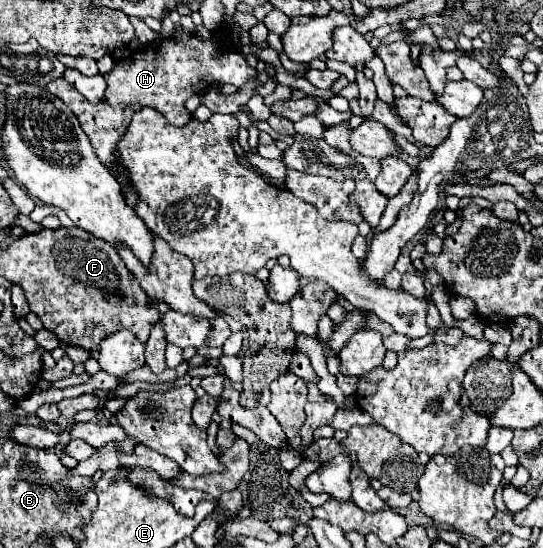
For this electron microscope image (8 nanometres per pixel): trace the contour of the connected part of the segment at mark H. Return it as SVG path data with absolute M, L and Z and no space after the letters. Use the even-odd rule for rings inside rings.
M194 35L194 37L190 39L190 43L180 43L180 41L174 41L174 39L164 39L164 41L150 43L150 45L146 47L146 51L140 49L140 51L132 53L128 59L118 61L118 63L112 67L112 71L106 75L108 89L106 89L106 95L104 95L104 97L100 99L100 103L96 103L96 105L92 105L84 95L80 95L80 93L76 91L76 87L68 85L62 77L50 81L50 83L46 85L46 89L48 89L52 95L60 97L60 99L78 115L78 121L80 121L84 133L88 135L88 139L90 139L90 143L92 143L92 147L94 147L98 159L108 167L110 161L116 161L116 145L118 145L120 137L126 133L128 123L130 123L130 117L132 117L138 109L142 109L144 106L156 109L156 111L160 111L170 123L176 127L182 127L182 125L186 125L186 123L192 119L192 115L190 115L186 109L182 109L184 103L186 103L186 99L188 99L190 95L194 95L194 93L198 93L198 91L206 91L206 89L210 89L210 87L216 85L216 83L222 83L222 85L224 85L224 83L230 83L230 85L236 85L236 87L240 89L242 85L246 85L246 81L254 79L256 75L258 75L258 71L246 63L246 59L244 59L244 55L242 55L240 51L236 51L232 45L228 45L228 39L216 39L216 41L212 43L212 41L204 41L202 37Z

